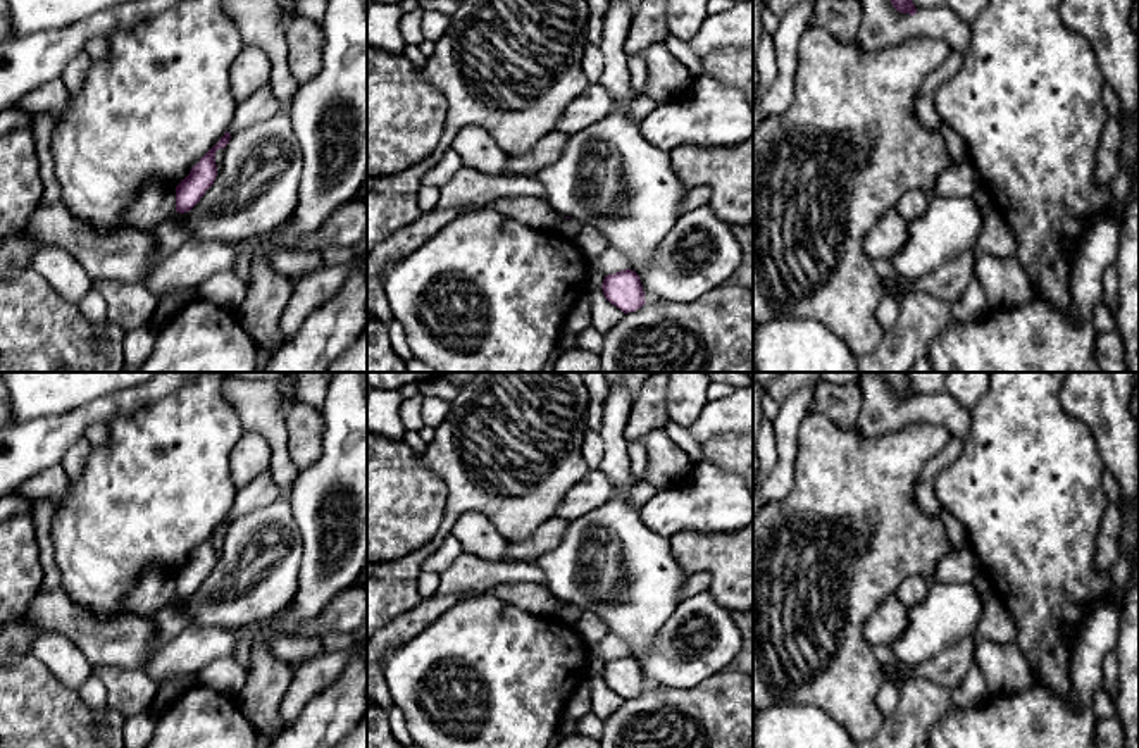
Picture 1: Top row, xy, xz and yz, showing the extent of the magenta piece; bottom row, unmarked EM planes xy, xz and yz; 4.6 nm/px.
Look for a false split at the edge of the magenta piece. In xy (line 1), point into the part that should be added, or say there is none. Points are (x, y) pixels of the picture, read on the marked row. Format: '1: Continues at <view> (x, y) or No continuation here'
1: No continuation here

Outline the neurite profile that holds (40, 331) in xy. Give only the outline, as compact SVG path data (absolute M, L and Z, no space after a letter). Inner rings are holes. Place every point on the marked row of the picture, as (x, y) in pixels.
M33 267L21 269L9 283L0 279L0 372L124 372L124 331L110 321L86 321L78 303L69 303Z

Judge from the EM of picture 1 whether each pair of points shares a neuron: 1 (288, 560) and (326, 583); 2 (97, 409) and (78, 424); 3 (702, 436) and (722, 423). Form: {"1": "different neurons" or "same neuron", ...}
{"1": "different neurons", "2": "same neuron", "3": "same neuron"}

